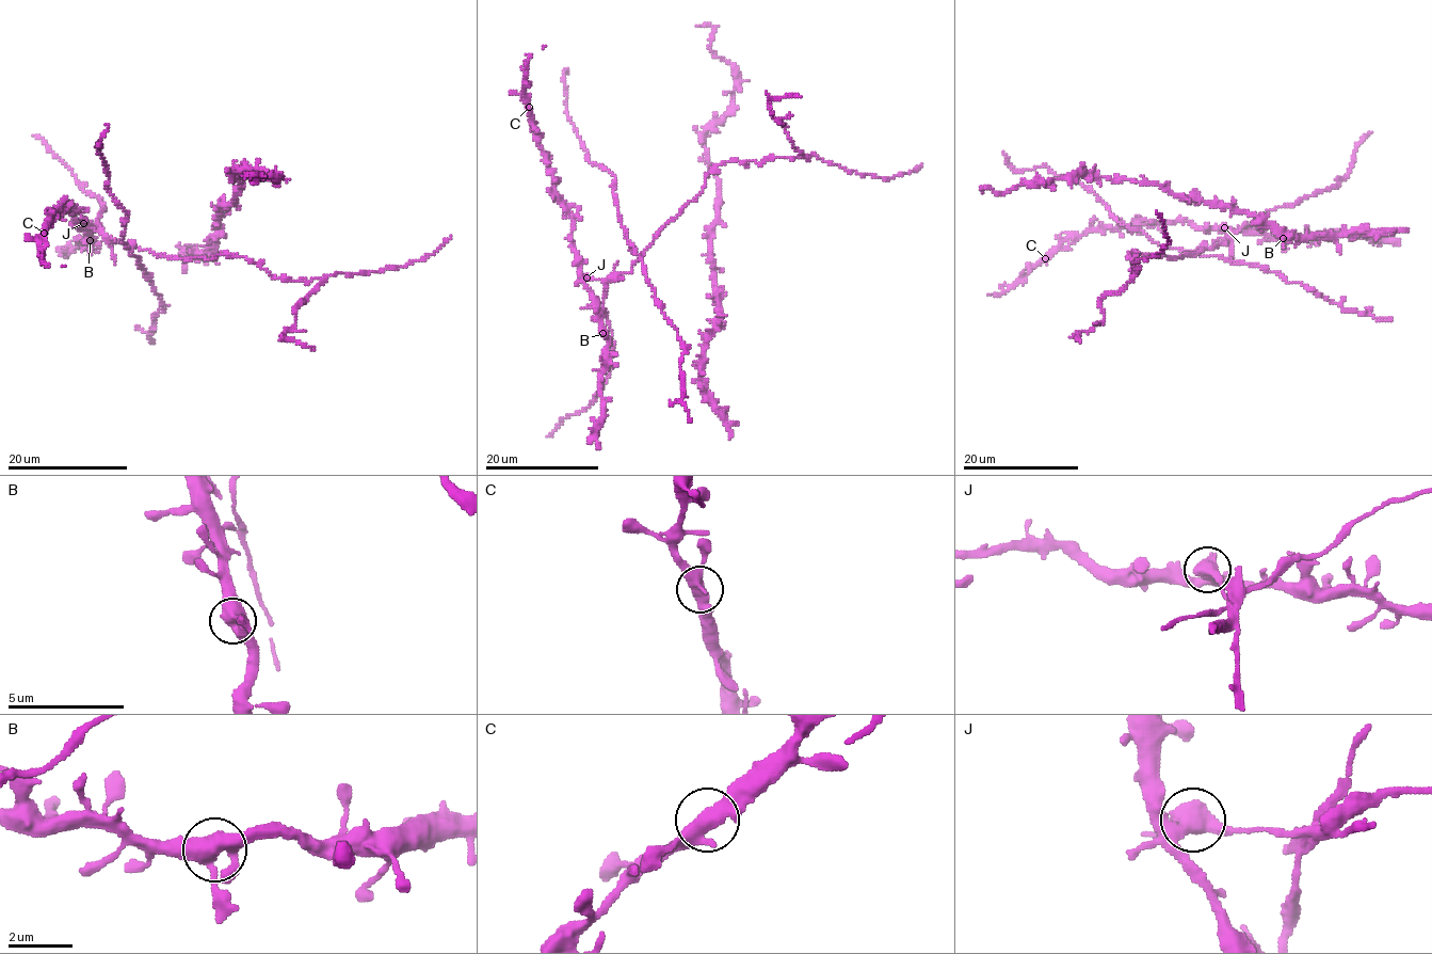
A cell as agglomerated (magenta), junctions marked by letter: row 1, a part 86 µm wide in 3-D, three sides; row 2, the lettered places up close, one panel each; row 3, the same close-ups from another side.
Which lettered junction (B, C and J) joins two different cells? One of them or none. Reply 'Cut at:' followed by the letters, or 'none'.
Cut at: J

